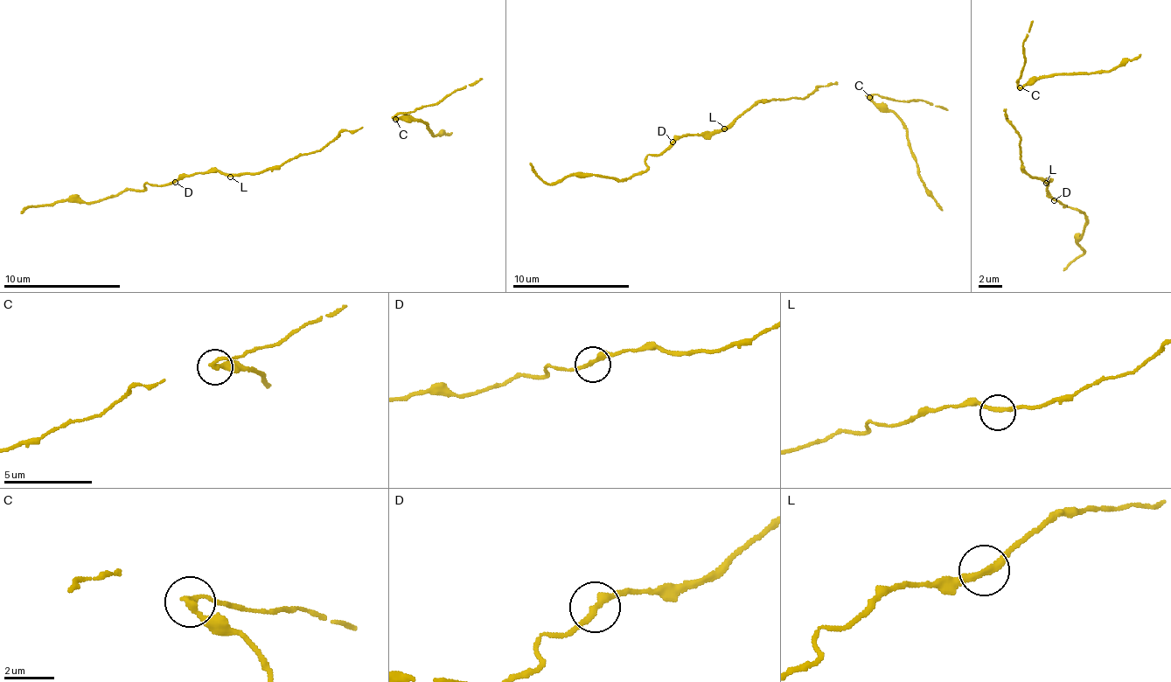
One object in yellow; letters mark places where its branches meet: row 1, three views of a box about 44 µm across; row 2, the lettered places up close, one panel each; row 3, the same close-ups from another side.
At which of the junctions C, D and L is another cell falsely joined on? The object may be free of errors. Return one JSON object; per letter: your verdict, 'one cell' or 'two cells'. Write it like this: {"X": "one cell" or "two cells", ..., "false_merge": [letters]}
{"C": "two cells", "D": "one cell", "L": "one cell", "false_merge": ["C"]}

